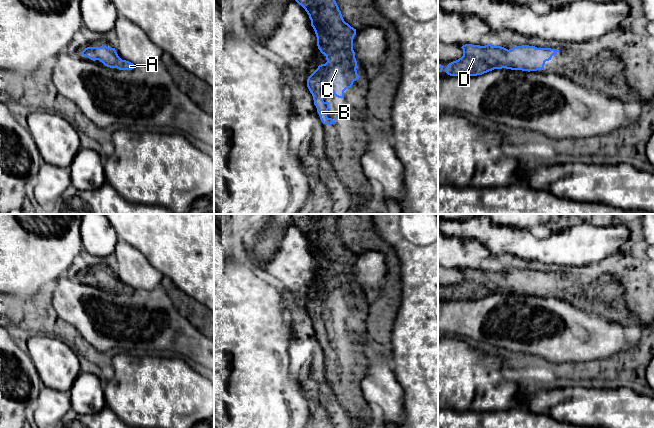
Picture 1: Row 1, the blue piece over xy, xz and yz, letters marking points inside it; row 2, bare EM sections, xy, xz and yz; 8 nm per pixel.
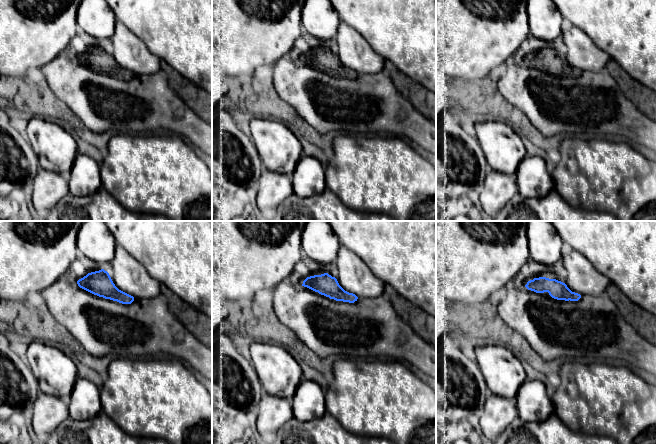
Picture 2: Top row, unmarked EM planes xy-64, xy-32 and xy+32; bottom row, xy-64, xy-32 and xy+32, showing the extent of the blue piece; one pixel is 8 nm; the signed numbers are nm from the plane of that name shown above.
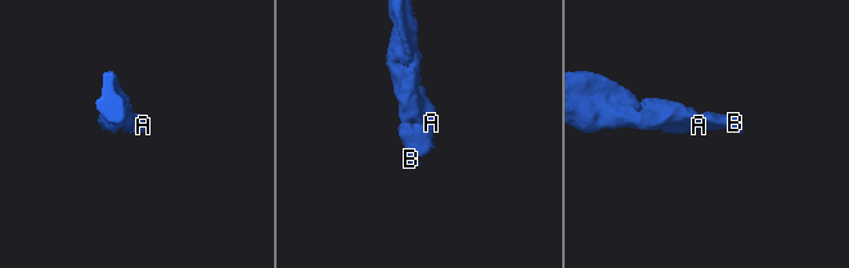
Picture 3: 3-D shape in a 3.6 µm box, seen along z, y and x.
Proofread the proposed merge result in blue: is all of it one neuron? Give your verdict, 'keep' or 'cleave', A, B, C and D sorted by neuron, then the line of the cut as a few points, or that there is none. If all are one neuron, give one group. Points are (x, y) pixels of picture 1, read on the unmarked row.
keep | A B C D | no cut

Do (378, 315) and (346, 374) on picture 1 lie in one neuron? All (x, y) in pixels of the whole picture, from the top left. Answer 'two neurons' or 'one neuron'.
two neurons

